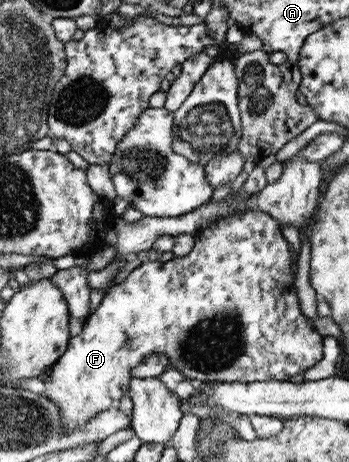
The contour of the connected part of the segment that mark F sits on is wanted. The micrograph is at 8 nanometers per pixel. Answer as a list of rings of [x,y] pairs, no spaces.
[[[244,209],[242,212],[236,211],[220,218],[194,236],[195,242],[188,255],[174,257],[166,262],[159,259],[142,262],[120,284],[108,287],[98,308],[84,319],[81,333],[71,337],[65,355],[50,368],[49,376],[45,381],[46,389],[42,396],[50,399],[50,402],[54,402],[60,408],[60,418],[68,434],[74,432],[76,428],[82,428],[84,424],[94,420],[98,414],[116,406],[117,402],[128,393],[131,372],[150,355],[164,354],[169,359],[170,365],[193,380],[244,384],[254,381],[289,380],[292,375],[302,374],[324,359],[325,336],[318,333],[317,329],[308,323],[308,317],[300,313],[300,303],[296,297],[294,281],[298,253],[291,251],[289,243],[284,239],[282,225],[277,218],[263,211]]]

